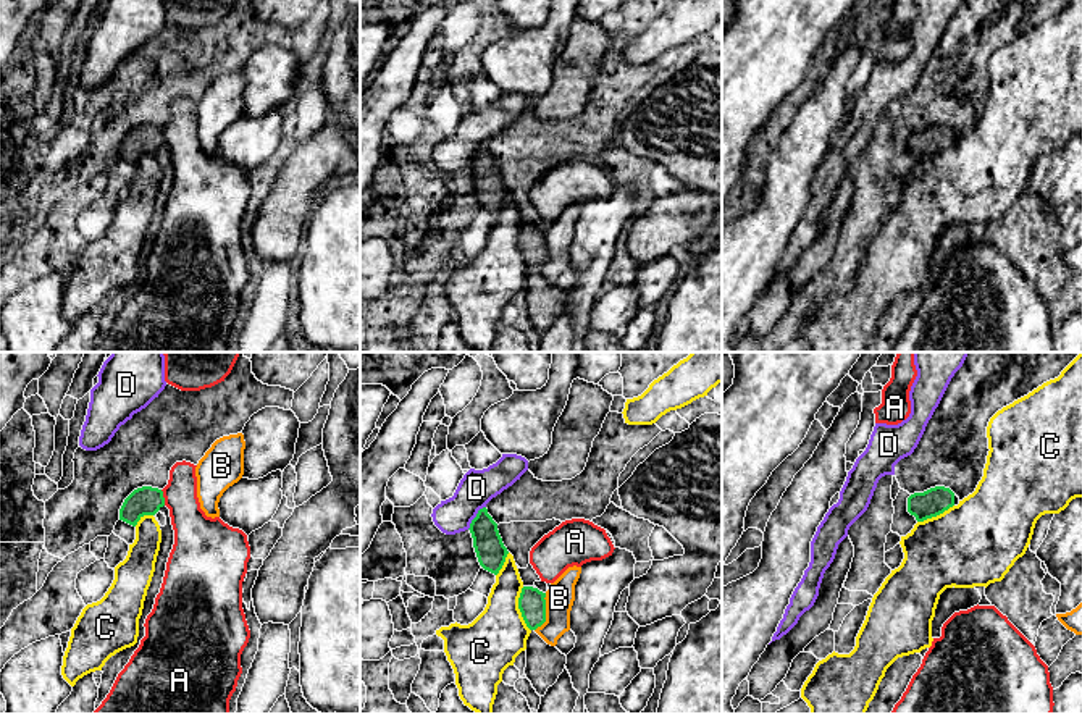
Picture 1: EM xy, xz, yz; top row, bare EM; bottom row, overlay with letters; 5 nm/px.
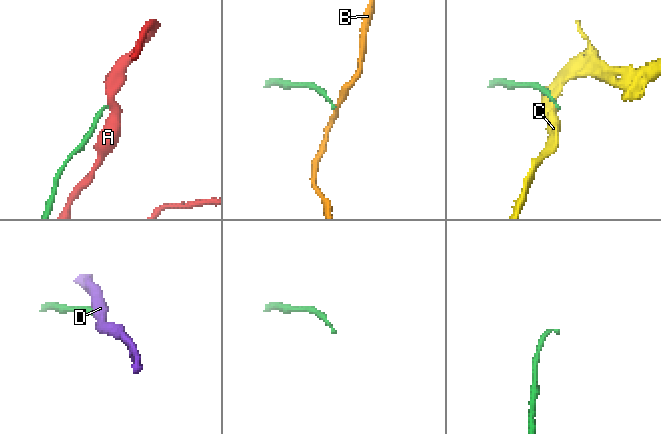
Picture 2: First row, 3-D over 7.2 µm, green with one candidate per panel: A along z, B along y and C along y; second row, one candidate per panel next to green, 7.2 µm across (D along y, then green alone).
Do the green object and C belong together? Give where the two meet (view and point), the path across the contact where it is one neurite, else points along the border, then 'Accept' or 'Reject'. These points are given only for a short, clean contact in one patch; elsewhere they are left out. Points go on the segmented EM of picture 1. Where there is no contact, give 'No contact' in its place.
Touches green at xz (519, 608). Boundary: xz (522, 587), (519, 611), (530, 630). Reject

